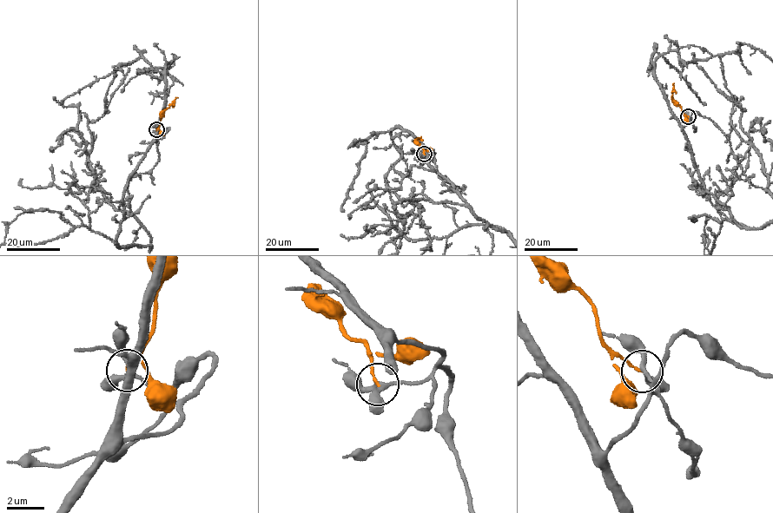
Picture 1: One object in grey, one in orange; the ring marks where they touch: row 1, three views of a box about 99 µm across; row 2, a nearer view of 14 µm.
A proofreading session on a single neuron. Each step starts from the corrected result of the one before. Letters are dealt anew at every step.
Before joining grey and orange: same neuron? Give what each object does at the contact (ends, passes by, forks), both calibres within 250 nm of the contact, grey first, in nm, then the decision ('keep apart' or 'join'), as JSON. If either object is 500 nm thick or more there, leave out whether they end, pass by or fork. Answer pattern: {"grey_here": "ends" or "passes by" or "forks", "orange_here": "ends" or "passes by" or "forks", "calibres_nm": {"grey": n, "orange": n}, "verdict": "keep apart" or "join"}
{"grey_here": "forks", "orange_here": "ends", "calibres_nm": {"grey": 240, "orange": 140}, "verdict": "keep apart"}

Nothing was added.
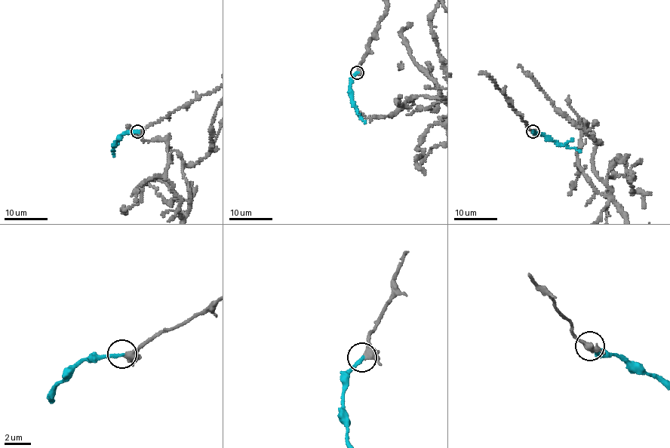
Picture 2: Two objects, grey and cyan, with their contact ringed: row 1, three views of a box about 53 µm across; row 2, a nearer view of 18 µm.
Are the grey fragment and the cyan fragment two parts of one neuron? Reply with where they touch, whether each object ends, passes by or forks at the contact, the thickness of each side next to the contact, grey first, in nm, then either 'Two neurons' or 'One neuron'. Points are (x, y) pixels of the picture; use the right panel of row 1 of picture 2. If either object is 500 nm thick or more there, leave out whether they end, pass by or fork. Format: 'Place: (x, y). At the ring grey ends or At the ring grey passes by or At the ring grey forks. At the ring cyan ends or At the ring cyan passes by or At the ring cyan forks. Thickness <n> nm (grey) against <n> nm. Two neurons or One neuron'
Place: (533, 131). At the ring grey forks. At the ring cyan ends. Thickness 280 nm (grey) against 240 nm. One neuron

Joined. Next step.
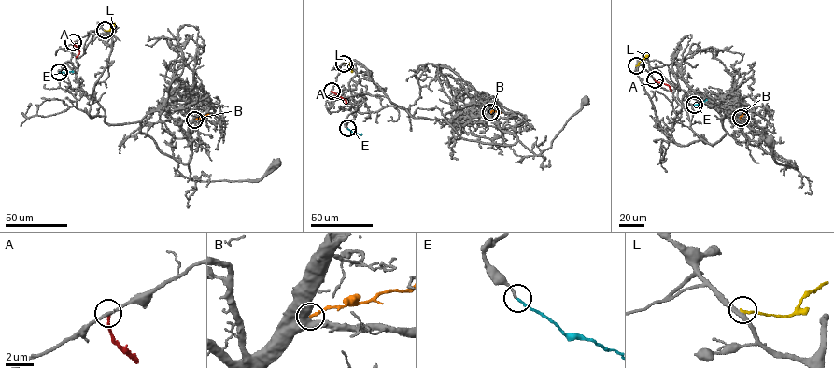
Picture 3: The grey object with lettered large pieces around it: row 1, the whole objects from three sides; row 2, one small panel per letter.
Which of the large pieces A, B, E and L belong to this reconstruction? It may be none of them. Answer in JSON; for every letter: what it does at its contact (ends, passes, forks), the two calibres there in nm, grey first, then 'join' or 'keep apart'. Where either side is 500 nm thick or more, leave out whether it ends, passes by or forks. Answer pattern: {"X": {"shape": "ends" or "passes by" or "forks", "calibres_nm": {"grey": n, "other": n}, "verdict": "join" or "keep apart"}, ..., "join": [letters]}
{"A": {"shape": "ends", "calibres_nm": {"grey": 200, "other": 160}, "verdict": "keep apart"}, "B": {"calibres_nm": {"grey": 600, "other": 190}, "verdict": "keep apart"}, "E": {"shape": "ends", "calibres_nm": {"grey": 170, "other": 160}, "verdict": "join"}, "L": {"shape": "ends", "calibres_nm": {"grey": 340, "other": 170}, "verdict": "keep apart"}, "join": ["E"]}

